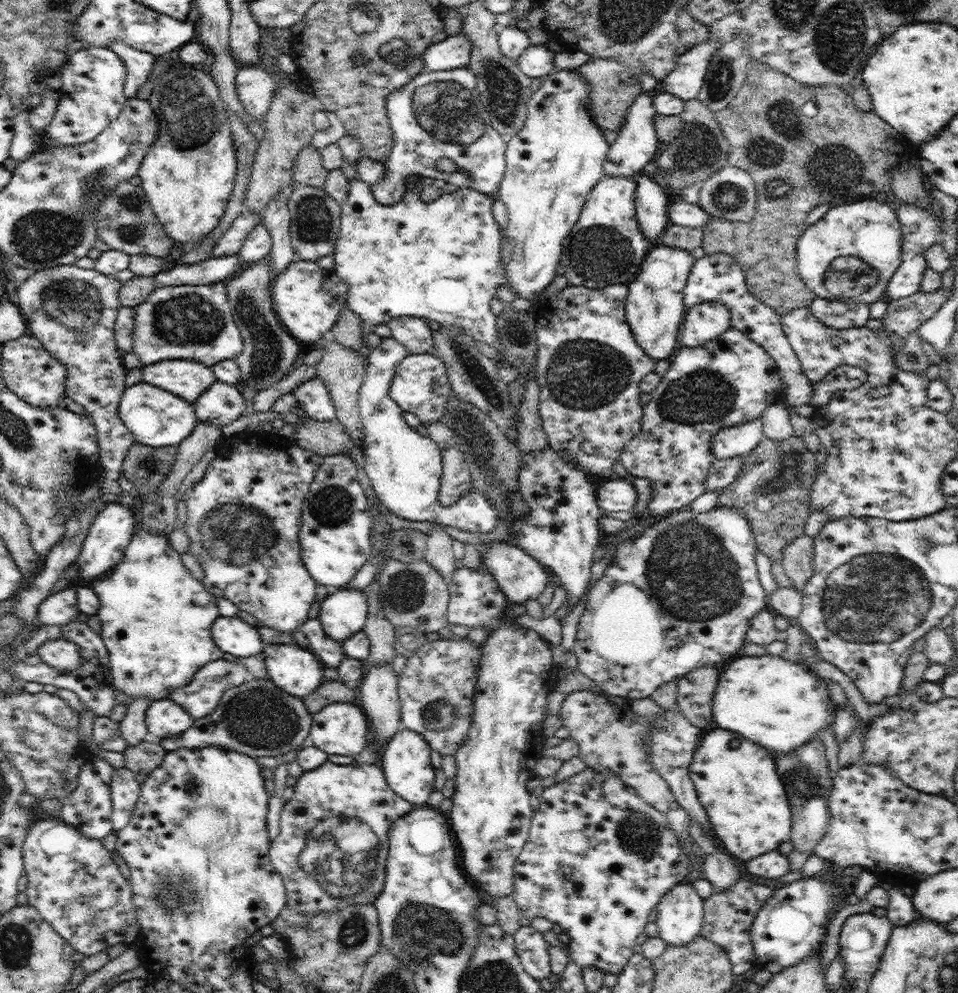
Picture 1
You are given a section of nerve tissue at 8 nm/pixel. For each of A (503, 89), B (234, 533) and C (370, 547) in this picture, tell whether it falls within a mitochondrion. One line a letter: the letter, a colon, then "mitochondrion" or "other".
A: mitochondrion
B: mitochondrion
C: other

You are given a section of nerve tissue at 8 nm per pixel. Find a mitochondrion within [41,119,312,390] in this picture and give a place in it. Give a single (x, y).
(190, 320)

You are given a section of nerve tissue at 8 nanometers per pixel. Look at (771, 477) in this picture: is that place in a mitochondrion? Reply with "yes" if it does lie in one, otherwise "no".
yes

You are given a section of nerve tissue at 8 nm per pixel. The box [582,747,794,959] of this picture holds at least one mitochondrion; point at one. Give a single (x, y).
(640, 835)

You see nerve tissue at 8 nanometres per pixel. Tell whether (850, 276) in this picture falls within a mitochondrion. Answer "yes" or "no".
yes

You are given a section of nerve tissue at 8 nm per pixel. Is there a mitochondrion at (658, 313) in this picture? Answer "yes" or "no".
no

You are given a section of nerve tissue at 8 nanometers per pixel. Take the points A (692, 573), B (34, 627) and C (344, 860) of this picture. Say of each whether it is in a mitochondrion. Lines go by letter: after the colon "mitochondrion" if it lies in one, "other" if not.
A: mitochondrion
B: other
C: mitochondrion

